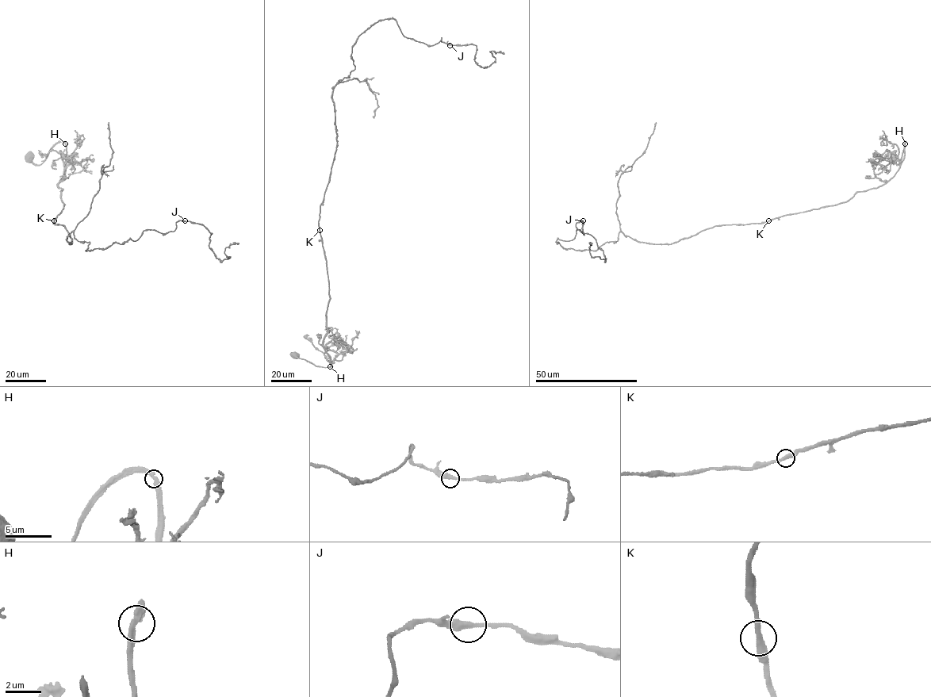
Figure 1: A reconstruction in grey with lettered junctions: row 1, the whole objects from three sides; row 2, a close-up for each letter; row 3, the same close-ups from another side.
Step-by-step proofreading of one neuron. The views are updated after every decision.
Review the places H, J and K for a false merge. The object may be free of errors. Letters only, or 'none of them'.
H

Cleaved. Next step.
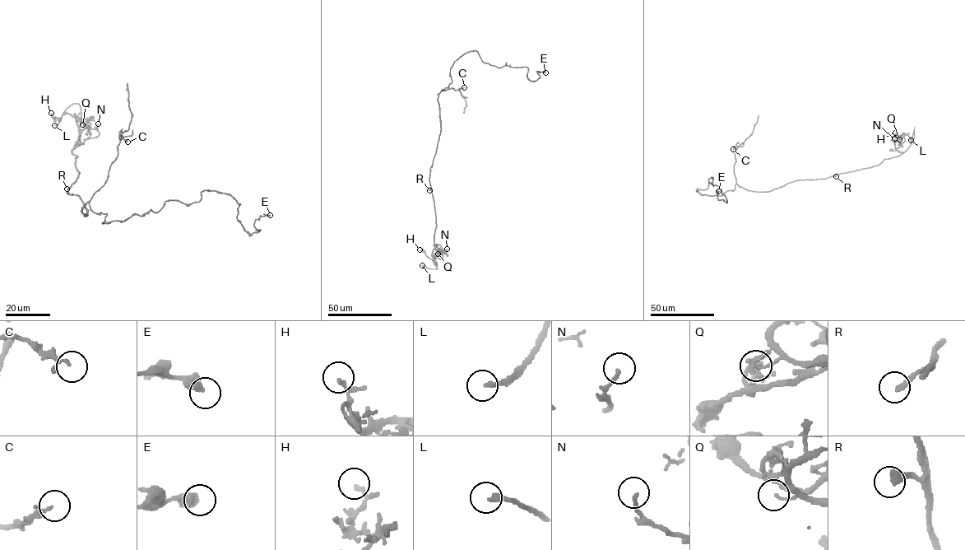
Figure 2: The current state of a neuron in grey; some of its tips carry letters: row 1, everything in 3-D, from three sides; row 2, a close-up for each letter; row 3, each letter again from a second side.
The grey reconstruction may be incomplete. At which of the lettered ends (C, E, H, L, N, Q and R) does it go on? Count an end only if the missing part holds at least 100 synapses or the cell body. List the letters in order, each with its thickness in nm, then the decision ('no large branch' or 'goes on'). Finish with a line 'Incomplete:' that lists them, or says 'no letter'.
C: 120 nm | no large branch
E: 500 nm | no large branch
H: 130 nm | no large branch
L: 240 nm | goes on
N: 170 nm | no large branch
Q: 110 nm | no large branch
R: 340 nm | no large branch
Incomplete: L

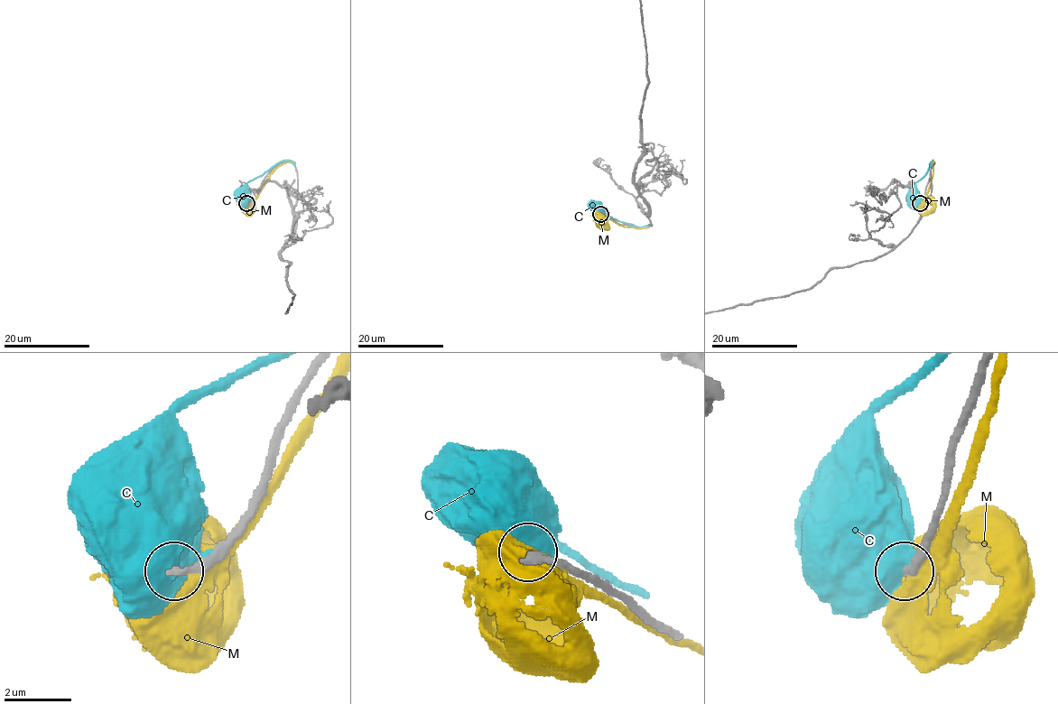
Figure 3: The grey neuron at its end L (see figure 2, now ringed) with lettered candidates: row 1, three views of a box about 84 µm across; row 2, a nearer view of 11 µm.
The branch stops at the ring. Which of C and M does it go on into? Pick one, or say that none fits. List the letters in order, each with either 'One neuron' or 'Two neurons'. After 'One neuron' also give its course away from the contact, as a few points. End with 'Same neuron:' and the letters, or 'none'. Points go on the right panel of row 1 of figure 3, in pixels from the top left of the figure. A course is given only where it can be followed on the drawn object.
C: Two neurons
M: Two neurons
Same neuron: none

